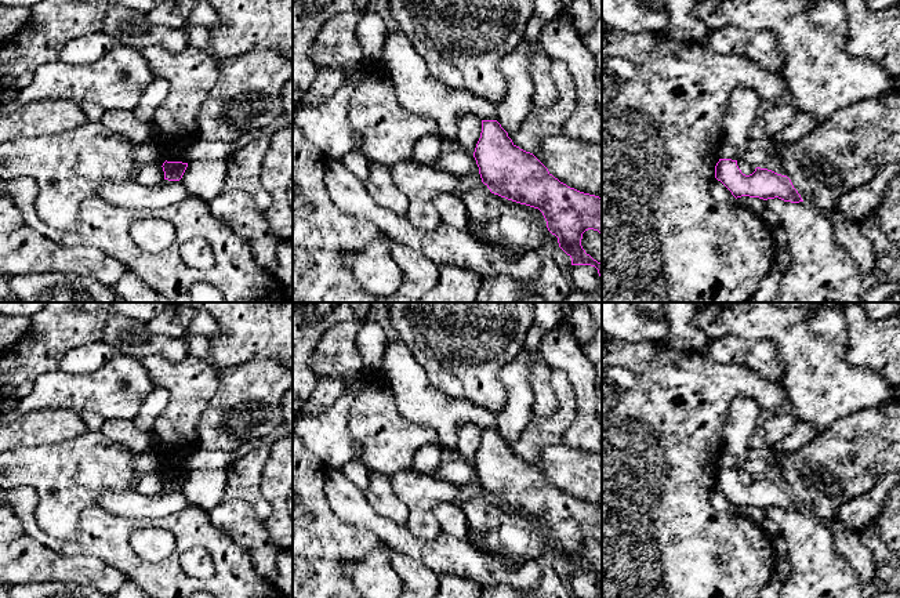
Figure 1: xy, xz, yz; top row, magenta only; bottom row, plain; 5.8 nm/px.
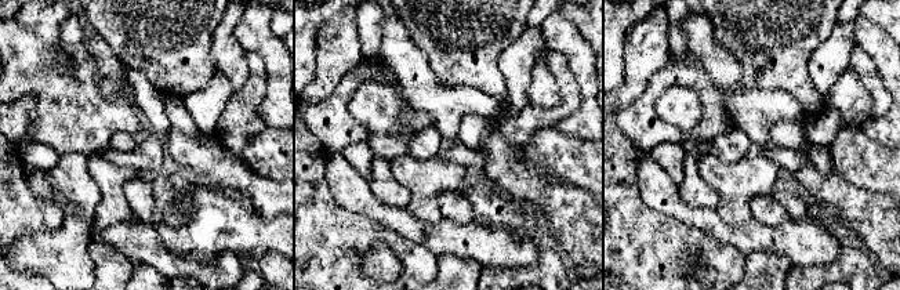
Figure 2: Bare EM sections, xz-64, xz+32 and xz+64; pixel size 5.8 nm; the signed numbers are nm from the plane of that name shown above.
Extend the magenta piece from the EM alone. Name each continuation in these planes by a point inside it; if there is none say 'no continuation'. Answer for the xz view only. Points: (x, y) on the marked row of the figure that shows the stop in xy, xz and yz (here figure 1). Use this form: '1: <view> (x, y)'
no continuation

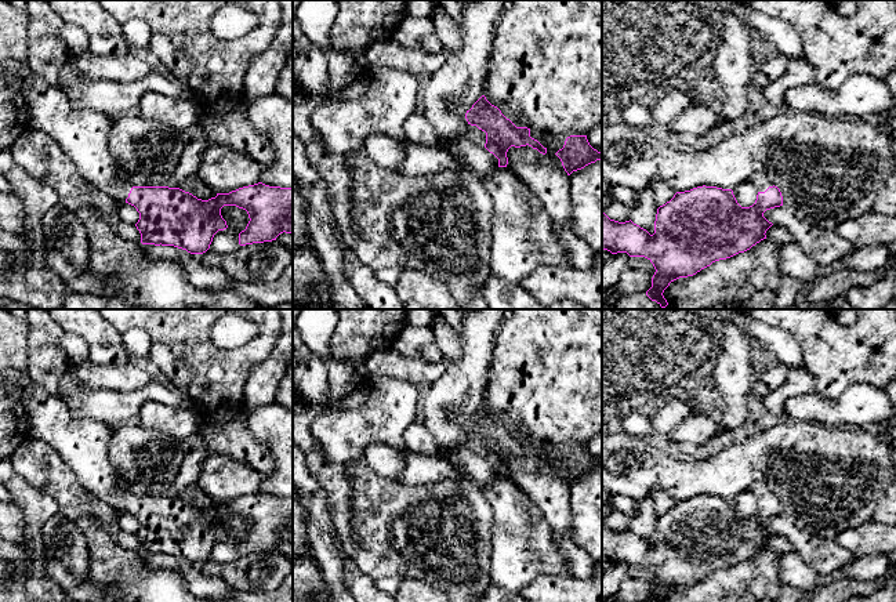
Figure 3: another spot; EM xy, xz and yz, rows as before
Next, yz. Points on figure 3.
1: yz (761, 180)

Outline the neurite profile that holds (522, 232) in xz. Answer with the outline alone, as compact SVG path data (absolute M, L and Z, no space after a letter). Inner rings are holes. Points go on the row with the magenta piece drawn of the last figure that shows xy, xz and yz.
M507 167L483 178L493 202L491 275L519 284L544 265L572 266L540 199Z

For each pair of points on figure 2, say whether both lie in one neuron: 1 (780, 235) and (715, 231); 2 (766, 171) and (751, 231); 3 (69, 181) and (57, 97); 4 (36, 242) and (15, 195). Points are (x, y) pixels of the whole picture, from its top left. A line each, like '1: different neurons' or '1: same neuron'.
1: same neuron
2: different neurons
3: different neurons
4: different neurons

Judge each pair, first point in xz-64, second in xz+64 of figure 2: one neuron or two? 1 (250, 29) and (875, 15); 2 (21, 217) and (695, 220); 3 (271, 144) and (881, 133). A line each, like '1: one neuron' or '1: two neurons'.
1: two neurons
2: two neurons
3: two neurons

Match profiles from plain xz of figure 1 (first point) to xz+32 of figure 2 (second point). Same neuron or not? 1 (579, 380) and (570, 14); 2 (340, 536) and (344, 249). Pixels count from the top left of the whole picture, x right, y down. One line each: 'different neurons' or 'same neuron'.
1: different neurons
2: same neuron

